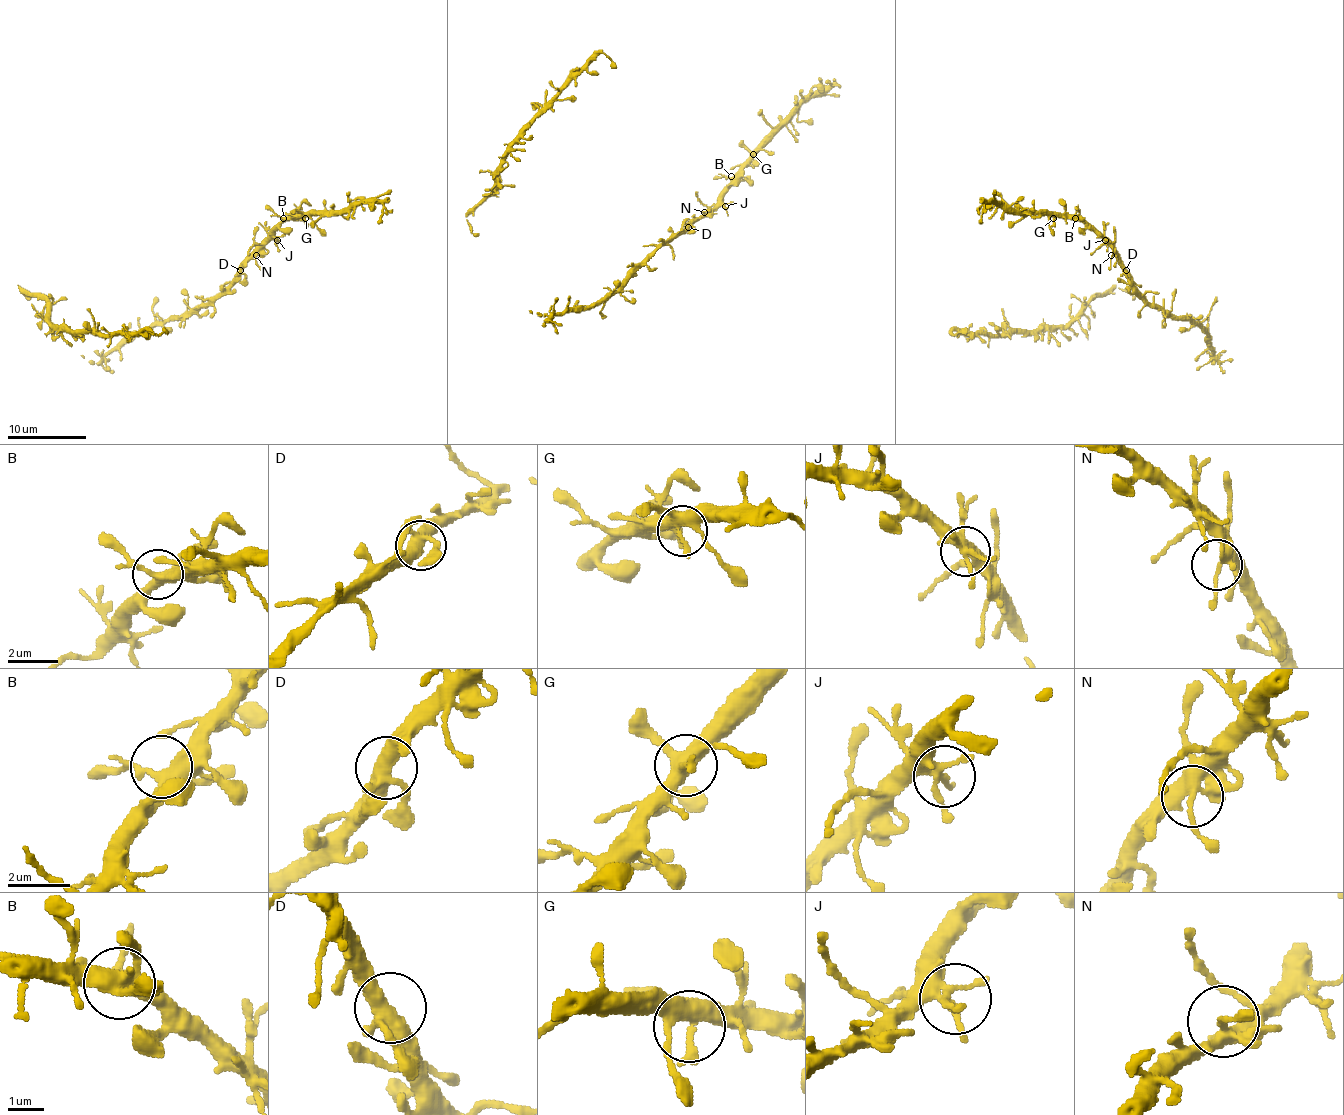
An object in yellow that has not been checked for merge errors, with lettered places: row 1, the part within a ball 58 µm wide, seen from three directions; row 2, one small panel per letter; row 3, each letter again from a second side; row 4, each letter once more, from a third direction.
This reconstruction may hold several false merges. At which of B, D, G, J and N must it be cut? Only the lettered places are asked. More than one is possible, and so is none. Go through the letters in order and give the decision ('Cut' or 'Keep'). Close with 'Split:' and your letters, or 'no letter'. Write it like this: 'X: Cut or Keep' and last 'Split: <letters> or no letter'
B: Keep
D: Keep
G: Keep
J: Keep
N: Keep
Split: no letter

